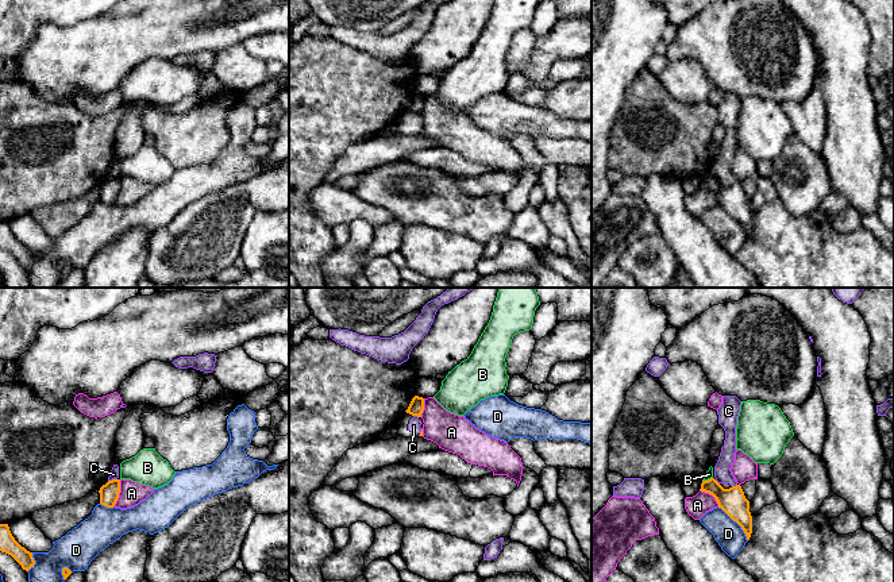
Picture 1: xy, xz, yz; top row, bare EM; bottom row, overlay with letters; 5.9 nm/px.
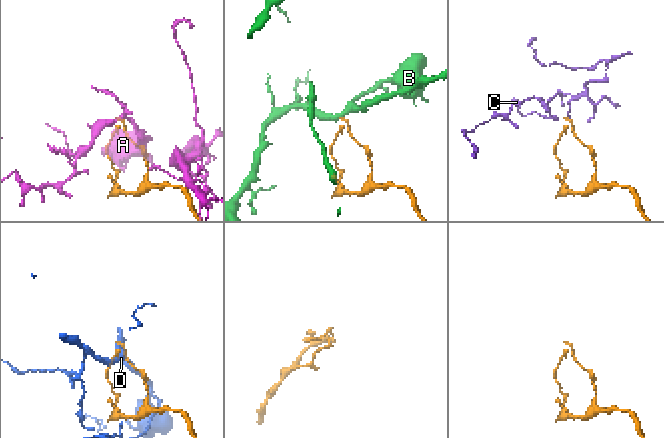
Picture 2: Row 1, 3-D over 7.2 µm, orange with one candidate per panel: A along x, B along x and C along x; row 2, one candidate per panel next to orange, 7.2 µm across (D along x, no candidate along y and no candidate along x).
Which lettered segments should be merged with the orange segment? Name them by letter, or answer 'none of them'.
none of them

